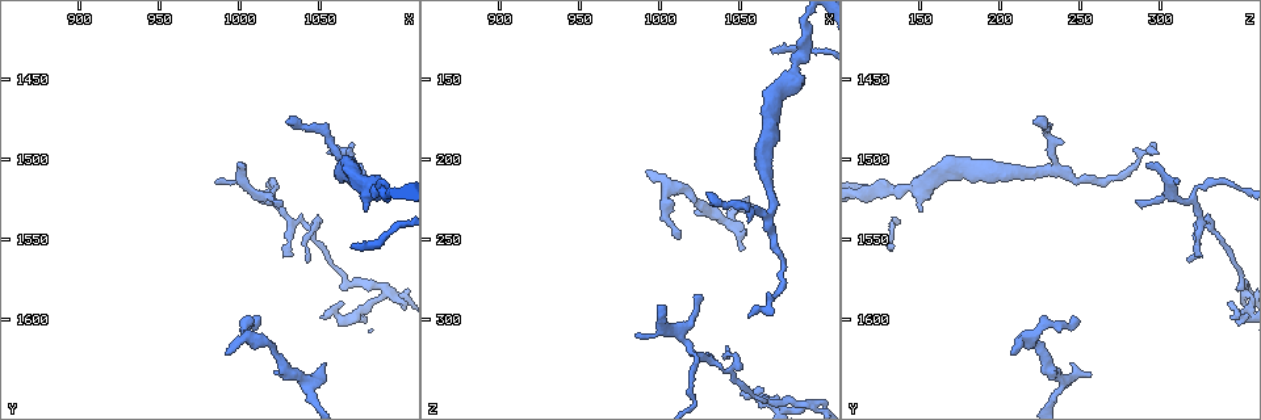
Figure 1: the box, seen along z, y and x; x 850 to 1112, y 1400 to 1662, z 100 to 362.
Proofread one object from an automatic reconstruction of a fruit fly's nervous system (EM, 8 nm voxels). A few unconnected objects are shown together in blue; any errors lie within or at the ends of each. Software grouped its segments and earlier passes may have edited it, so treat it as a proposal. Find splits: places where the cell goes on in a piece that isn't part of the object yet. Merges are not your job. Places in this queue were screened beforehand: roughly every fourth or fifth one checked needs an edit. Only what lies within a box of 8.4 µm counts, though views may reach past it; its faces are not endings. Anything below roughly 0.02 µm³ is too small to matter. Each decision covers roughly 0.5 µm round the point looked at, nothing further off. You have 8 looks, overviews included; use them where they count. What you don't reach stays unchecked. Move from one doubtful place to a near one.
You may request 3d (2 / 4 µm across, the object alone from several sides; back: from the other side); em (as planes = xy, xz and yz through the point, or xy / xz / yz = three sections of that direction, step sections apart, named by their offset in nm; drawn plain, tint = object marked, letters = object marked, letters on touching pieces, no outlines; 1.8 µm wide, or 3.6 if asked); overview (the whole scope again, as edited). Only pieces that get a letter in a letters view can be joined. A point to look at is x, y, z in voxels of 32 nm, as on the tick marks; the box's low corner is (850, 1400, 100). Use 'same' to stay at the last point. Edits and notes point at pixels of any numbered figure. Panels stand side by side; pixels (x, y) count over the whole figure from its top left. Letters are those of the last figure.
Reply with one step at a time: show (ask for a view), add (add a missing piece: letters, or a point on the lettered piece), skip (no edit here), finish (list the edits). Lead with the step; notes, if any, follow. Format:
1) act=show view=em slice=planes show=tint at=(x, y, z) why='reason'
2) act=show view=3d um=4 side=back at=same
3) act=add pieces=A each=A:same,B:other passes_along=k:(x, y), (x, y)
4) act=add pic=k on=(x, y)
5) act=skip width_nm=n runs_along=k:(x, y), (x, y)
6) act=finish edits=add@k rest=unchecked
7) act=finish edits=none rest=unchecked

act=show view=em slice=planes show=letters at=(1030, 1478, 220) why='thin end'

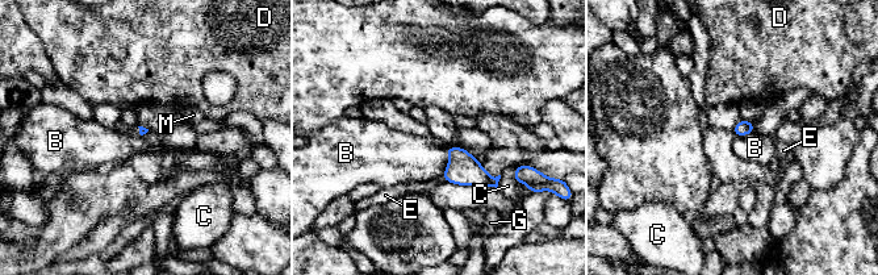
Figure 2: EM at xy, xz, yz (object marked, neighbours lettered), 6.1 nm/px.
act=skip each=B:other,C:other,D:other,E:other,G:other,M:other border=2:(464, 148), (446, 148), (442, 176) found='none of them fits'

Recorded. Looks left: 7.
act=show view=em um=3.6 slice=planes show=letters at=(998, 1504, 292) why='an open end'

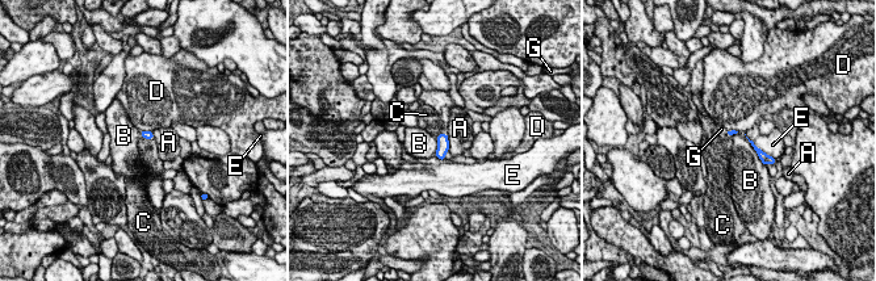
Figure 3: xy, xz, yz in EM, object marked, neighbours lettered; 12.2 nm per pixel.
act=add pic=3 on=(444, 114) each=A:other,B:other,C:other,D:other,E:other,G:same passes_along=3:(443, 143), (444, 134), (444, 114) found='the cell continues'

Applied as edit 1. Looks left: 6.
act=show view=em slice=yz step=4 show=letters at=(1050, 1636, 258) why='an open end'

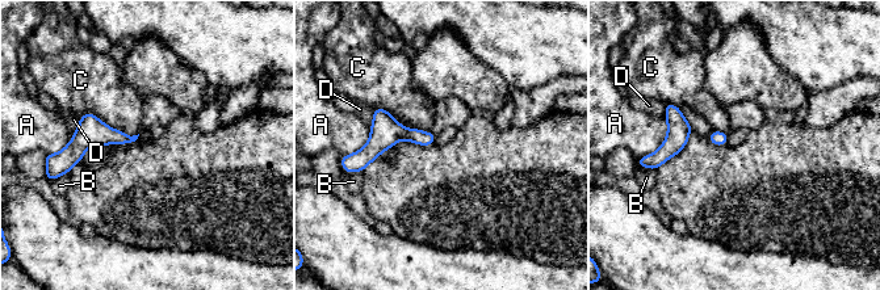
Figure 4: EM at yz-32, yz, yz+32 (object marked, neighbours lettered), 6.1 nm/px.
act=skip each=A:other,B:other,C:other,D:other found='no lettered piece goes on from it'

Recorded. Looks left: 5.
act=finish edits=add@3 rest=unchecked

